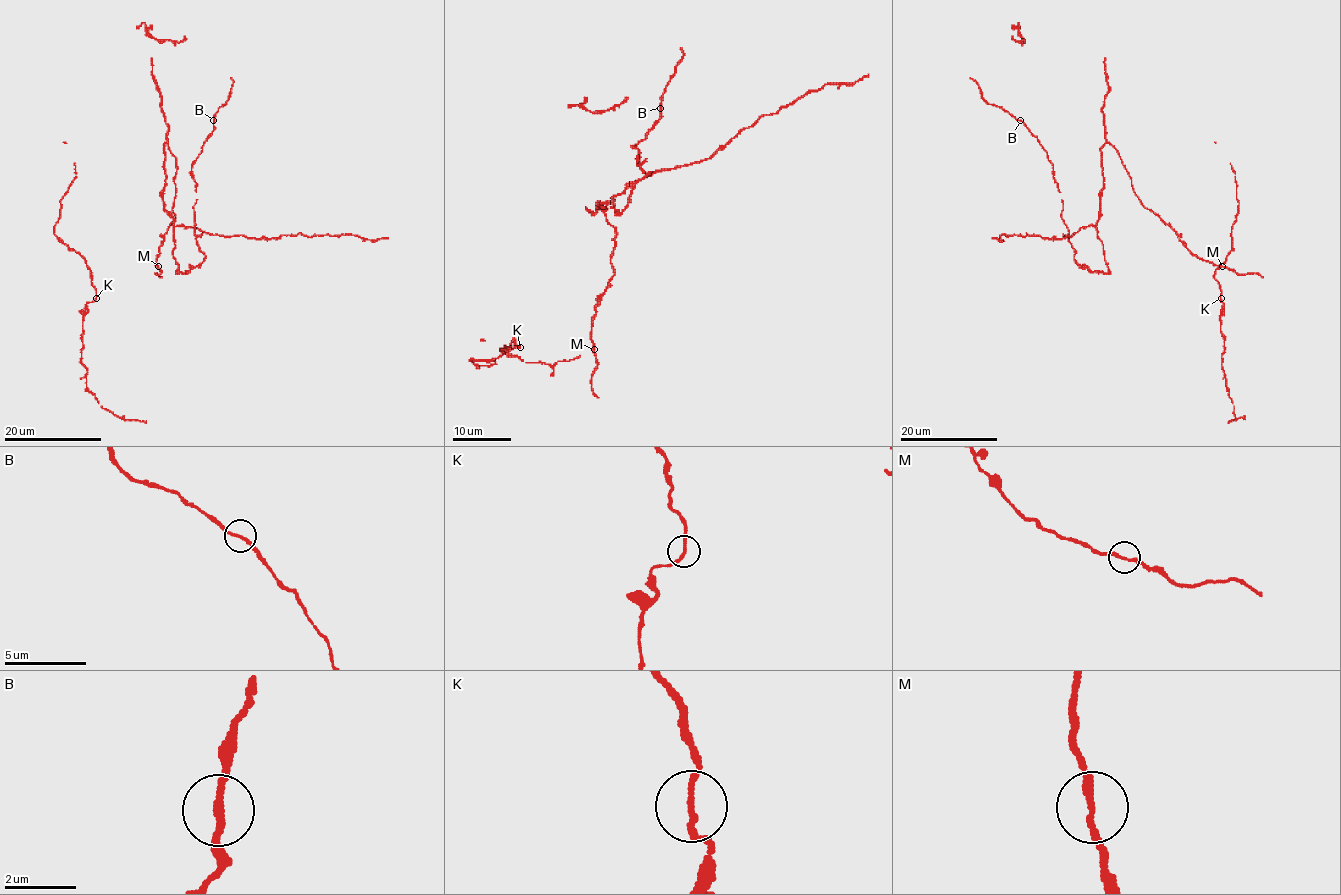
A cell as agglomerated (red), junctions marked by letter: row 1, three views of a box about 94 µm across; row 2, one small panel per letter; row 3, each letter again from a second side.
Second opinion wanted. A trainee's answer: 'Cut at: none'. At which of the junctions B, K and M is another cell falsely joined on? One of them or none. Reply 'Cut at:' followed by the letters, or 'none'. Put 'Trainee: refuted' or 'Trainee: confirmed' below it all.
Cut at: none
Trainee: confirmed

